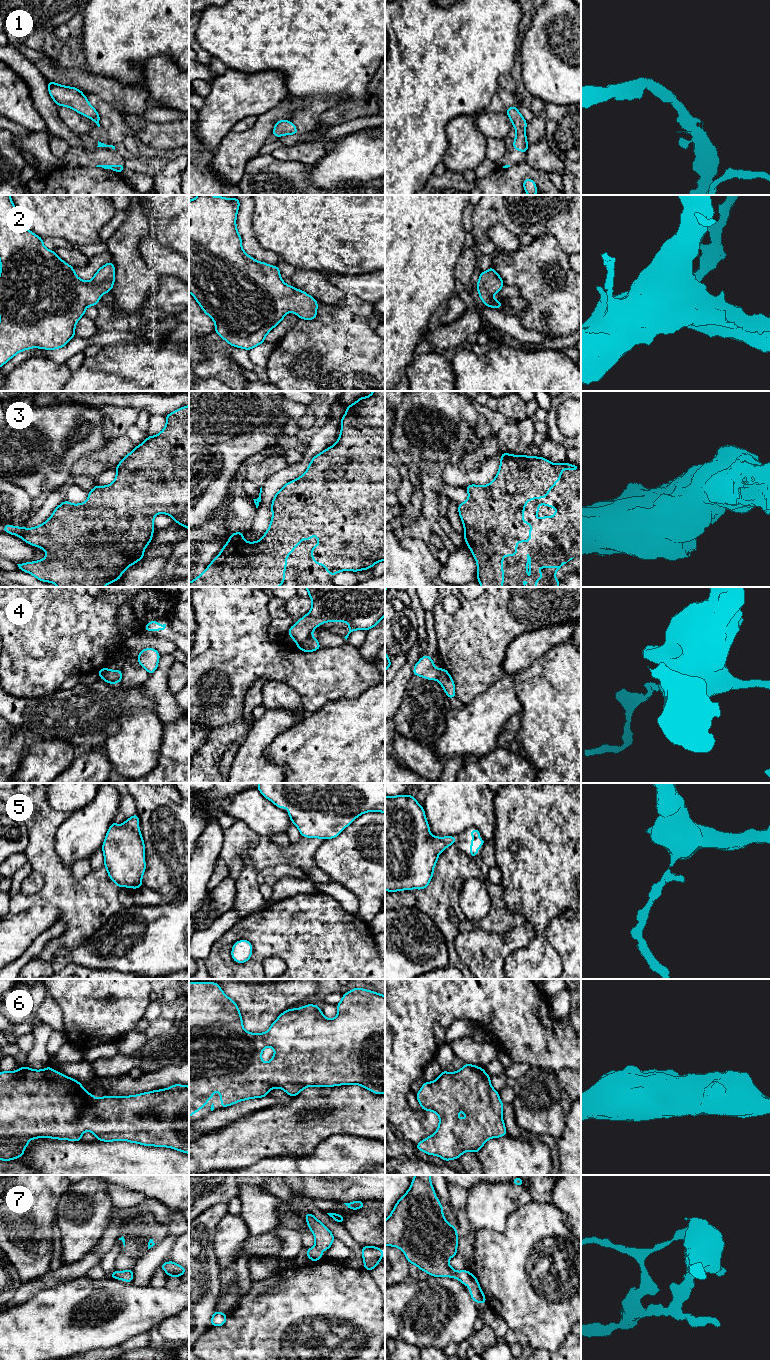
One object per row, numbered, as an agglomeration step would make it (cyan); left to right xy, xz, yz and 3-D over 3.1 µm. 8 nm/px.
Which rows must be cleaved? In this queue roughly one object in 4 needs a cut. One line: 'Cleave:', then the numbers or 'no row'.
Cleave: 4

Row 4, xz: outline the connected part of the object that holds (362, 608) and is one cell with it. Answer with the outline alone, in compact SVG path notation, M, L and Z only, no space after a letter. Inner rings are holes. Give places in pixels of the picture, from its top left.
M305 587L308 591L309 597L312 600L311 610L292 625L288 635L300 644L308 639L315 628L326 622L346 622L349 625L349 632L344 637L346 640L351 632L354 630L369 630L375 627L385 615L385 587Z

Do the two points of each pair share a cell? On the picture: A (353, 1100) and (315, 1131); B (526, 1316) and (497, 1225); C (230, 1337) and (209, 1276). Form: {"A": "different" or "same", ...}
{"A": "same", "B": "different", "C": "different"}

